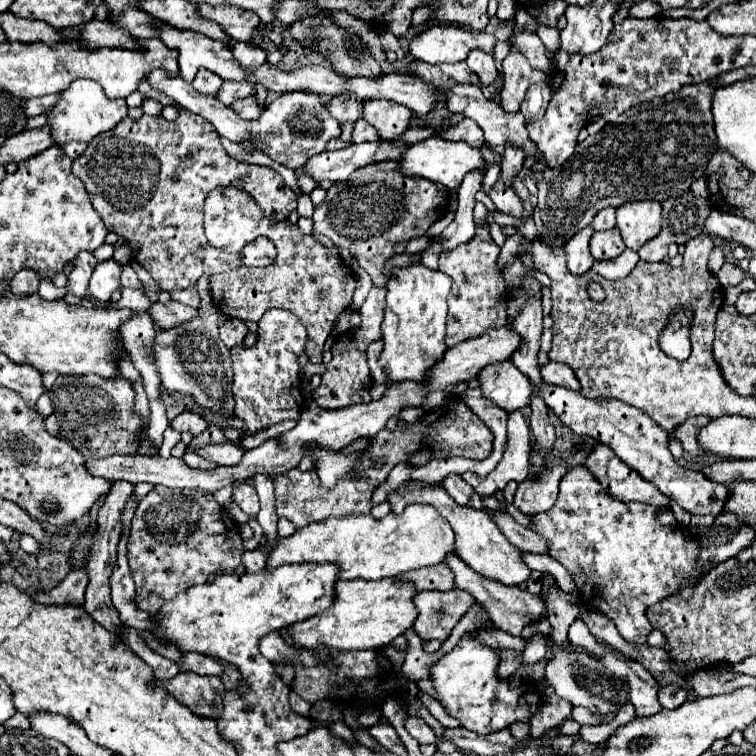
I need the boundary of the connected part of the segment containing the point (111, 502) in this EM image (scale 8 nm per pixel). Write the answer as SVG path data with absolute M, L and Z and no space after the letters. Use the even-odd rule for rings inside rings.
M113 482L111 486L111 492L105 500L105 504L99 508L99 528L95 532L95 540L93 540L93 546L91 546L91 556L89 556L89 564L87 564L87 576L89 576L89 584L87 584L87 590L85 590L85 612L95 620L99 622L101 626L105 626L105 630L111 630L113 634L121 636L121 628L123 628L123 622L119 620L117 616L117 610L115 606L111 604L111 596L109 596L109 574L113 570L113 564L115 564L115 558L117 558L117 542L119 542L119 534L121 534L121 510L125 508L127 500L129 500L129 494L133 494L133 484L129 482Z

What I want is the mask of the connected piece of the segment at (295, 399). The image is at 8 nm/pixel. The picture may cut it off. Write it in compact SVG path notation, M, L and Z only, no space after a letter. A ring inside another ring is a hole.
M269 310L259 322L257 342L253 346L231 348L233 360L233 396L235 416L241 418L251 434L285 420L295 420L303 408L303 392L295 382L303 382L297 356L305 348L305 328L289 310Z

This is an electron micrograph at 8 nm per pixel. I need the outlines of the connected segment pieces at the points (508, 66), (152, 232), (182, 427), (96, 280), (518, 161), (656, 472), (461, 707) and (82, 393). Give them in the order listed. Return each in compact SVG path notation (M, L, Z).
M511 46L511 54L503 60L503 74L505 84L499 96L505 112L519 112L527 88L535 82L545 82L545 74L531 68L527 58L515 46Z
M181 112L175 122L147 114L143 114L139 120L121 120L113 130L93 138L87 150L73 160L73 174L85 184L89 200L103 218L107 230L127 240L133 250L133 260L149 270L159 288L167 292L195 286L203 274L213 276L219 272L229 272L237 266L269 266L275 260L275 246L267 238L249 242L239 254L227 254L209 246L203 234L203 202L209 190L215 186L241 186L257 200L259 208L267 212L267 218L273 222L285 220L291 210L297 208L297 196L273 168L243 164L231 158L213 126L209 126L205 118L191 112Z
M183 412L179 414L171 426L177 430L177 432L189 432L191 436L199 436L201 432L205 432L209 428L209 424L205 422L205 418L193 414L193 412Z
M115 260L99 262L91 280L89 280L89 296L101 302L109 302L111 294L119 290L119 276L121 276L121 264Z
M505 146L503 152L503 162L501 162L501 178L505 182L505 186L513 188L513 180L519 176L521 168L525 162L525 152L517 150L515 146Z
M541 384L541 394L545 406L575 434L591 436L601 444L607 444L625 464L629 464L633 470L637 470L645 480L655 484L665 496L675 500L683 510L689 514L711 514L719 516L721 510L725 508L725 502L729 498L729 488L723 484L711 482L705 478L701 472L693 472L689 468L681 468L669 448L667 448L667 438L669 434L661 430L645 412L617 400L589 400L581 392L561 388L561 386L551 386L551 384Z
M475 630L465 632L459 644L435 666L431 666L431 682L437 688L439 700L445 704L447 712L457 718L467 730L483 736L499 732L513 722L529 722L543 704L543 696L531 684L511 686L509 678L501 680L497 676L497 666L499 650L479 642Z
M59 376L53 384L53 414L59 420L65 440L85 458L107 458L113 454L137 454L141 418L133 414L133 384L123 378Z

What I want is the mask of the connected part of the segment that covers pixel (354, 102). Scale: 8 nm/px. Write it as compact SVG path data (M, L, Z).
M341 94L341 96L335 96L327 108L331 112L333 118L337 118L341 124L345 122L355 122L361 118L361 106L363 102L359 98L353 98L353 94Z

